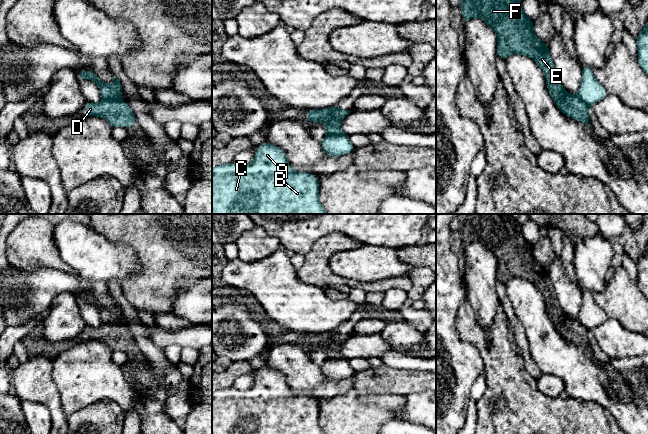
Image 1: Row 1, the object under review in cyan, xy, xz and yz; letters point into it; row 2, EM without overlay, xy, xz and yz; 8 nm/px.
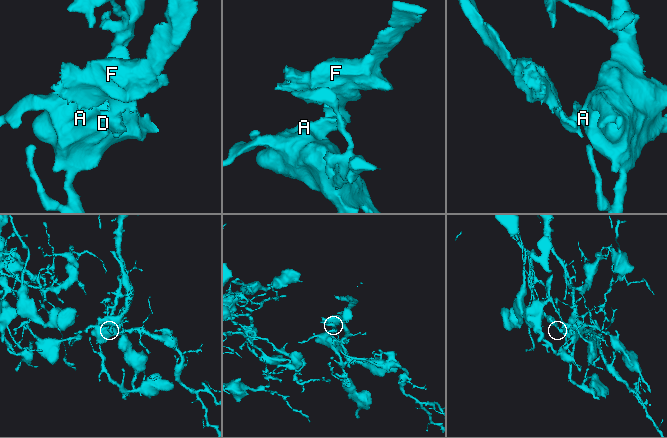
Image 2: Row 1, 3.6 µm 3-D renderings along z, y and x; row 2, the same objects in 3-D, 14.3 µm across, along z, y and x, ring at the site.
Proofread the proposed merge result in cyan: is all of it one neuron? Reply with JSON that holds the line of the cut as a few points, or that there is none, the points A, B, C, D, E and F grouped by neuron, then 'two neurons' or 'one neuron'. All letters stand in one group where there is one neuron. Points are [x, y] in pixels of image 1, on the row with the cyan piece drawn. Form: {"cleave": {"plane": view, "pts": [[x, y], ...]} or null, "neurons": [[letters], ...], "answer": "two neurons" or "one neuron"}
{"cleave": {"plane": "xy", "pts": [[103, 98], [120, 100]]}, "neurons": [["A", "B", "C"], ["D", "E", "F"]], "answer": "two neurons"}

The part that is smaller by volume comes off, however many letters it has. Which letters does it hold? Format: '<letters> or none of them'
D, E, F

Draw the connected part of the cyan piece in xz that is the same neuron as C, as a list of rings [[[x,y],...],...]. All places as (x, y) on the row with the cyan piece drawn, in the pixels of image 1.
[[[268,142],[260,144],[257,148],[254,161],[248,166],[236,164],[222,164],[212,169],[212,214],[327,214],[319,201],[319,182],[315,175],[305,172],[295,172],[290,169],[290,163],[284,151]]]

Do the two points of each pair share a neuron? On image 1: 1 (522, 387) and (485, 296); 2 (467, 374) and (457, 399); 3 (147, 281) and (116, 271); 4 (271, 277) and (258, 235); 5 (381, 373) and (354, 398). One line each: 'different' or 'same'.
1: different
2: same
3: different
4: different
5: different

